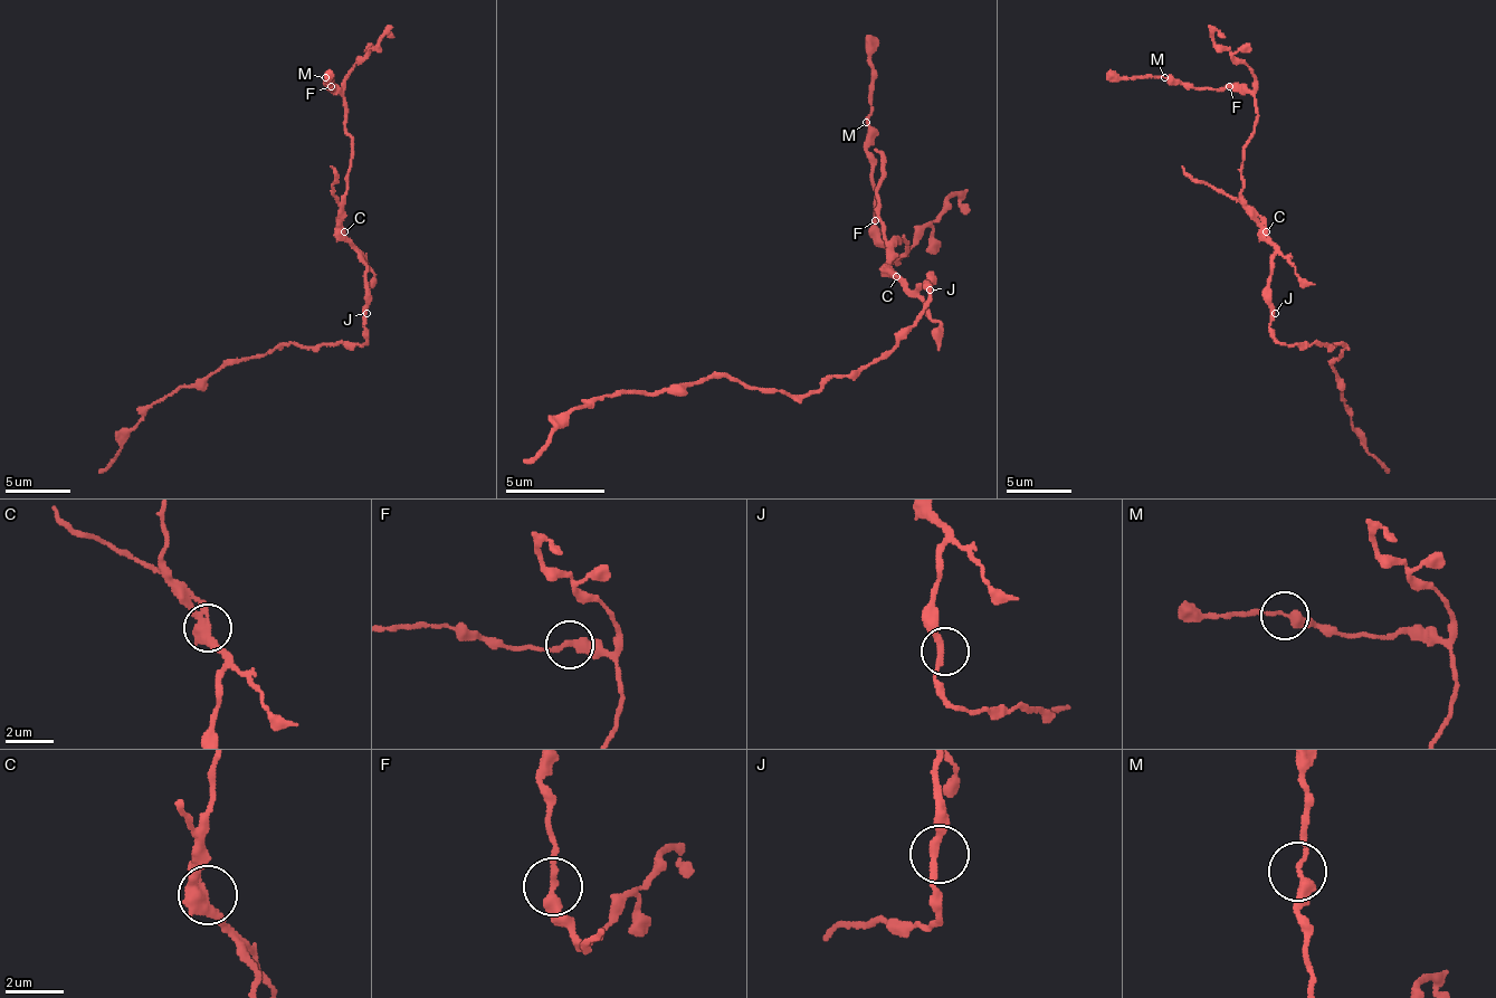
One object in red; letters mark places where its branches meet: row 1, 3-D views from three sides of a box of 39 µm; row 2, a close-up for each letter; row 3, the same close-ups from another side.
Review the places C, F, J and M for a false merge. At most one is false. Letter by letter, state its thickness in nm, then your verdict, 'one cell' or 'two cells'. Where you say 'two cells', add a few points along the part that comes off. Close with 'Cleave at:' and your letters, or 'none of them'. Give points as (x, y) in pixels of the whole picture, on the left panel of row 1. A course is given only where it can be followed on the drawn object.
C: 420 nm | two cells | (344, 230), (331, 165)
F: 320 nm | one cell
J: 240 nm | one cell
M: 280 nm | one cell
Cleave at: C

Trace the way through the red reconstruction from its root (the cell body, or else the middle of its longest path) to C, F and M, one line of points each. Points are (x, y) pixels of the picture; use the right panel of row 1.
C: (1271, 313), (1268, 276), (1275, 244), (1265, 230)
F: (1271, 313), (1268, 276), (1275, 244), (1241, 195), (1241, 145), (1255, 130), (1255, 100), (1229, 86)
M: (1271, 313), (1275, 244), (1241, 195), (1241, 145), (1255, 130), (1255, 100), (1232, 86), (1202, 89), (1163, 77)

